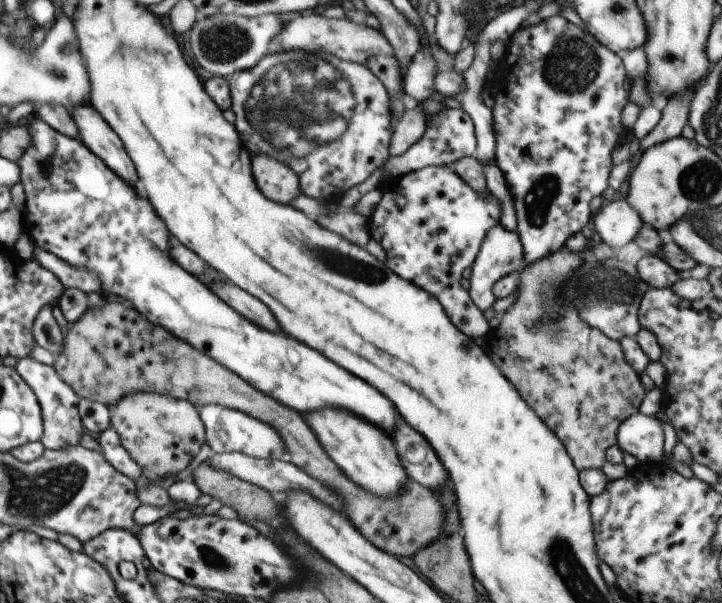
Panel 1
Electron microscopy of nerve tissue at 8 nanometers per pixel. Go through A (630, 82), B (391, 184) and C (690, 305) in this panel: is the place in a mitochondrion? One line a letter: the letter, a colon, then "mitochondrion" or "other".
A: other
B: other
C: other

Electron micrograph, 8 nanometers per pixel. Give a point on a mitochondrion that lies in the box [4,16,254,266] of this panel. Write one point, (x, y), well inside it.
(52, 73)

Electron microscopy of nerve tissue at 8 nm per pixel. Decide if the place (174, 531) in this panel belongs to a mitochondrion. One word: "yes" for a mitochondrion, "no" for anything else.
no

